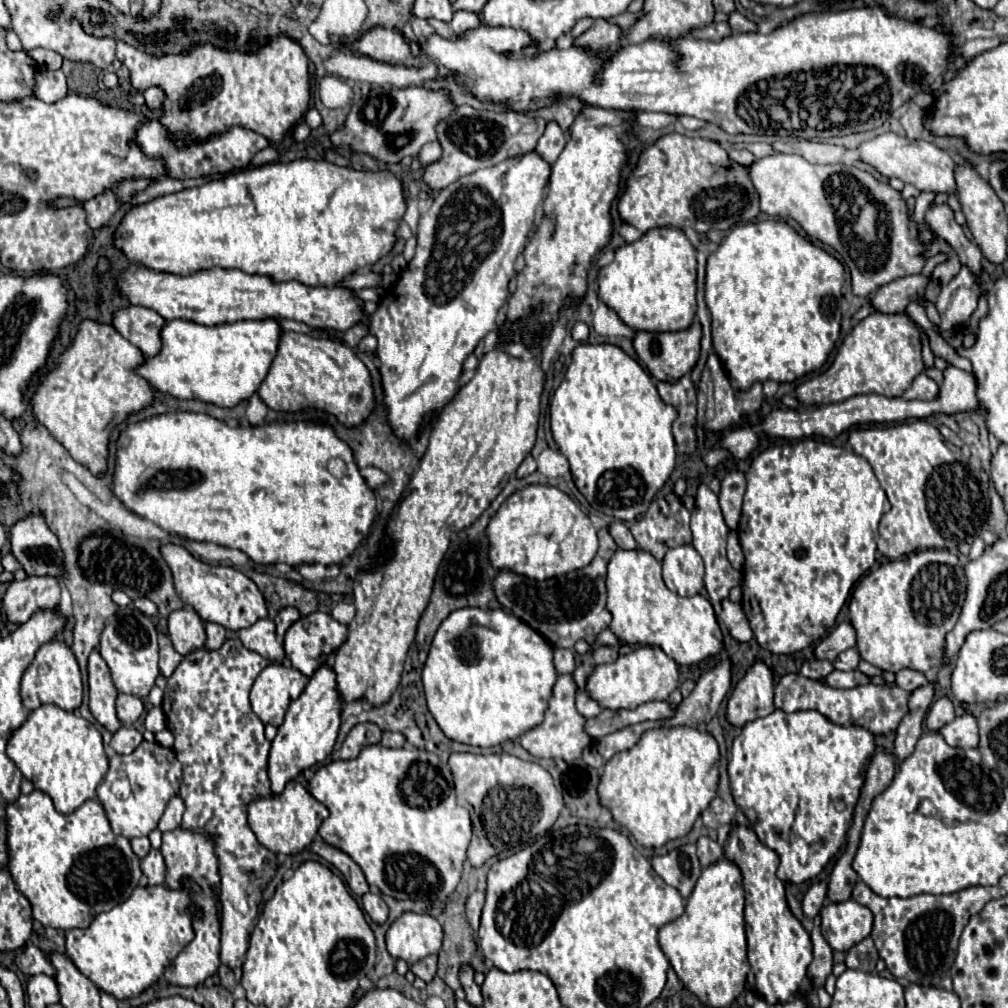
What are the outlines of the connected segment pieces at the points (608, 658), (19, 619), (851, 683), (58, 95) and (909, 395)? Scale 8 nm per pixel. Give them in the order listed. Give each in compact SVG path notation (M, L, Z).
M598 646L598 648L594 650L594 660L596 660L596 664L612 662L612 660L616 660L616 658L618 658L618 652L616 652L614 648L610 648L610 646Z
M32 576L26 578L24 582L12 582L2 598L2 610L6 614L6 618L10 622L14 622L16 626L28 622L36 610L56 610L56 606L60 604L60 584L58 580L52 578L40 578L40 576Z
M834 670L834 672L830 672L828 676L824 676L820 682L826 684L826 686L832 686L832 688L854 688L854 686L866 684L866 682L868 682L868 676L862 674L860 670L858 670L858 674L856 674L856 670L854 670L854 672Z
M40 68L36 74L36 92L34 96L40 98L42 102L58 102L68 94L68 84L66 76L62 70L46 70Z
M922 372L914 378L912 386L904 392L904 398L906 400L916 400L916 398L918 400L934 400L936 394L938 394L938 384Z

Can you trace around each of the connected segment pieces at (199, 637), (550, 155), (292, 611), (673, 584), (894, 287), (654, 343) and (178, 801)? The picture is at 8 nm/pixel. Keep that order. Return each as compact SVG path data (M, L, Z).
M184 606L180 610L174 610L168 616L168 634L170 634L174 648L182 656L188 656L194 650L200 650L206 642L204 622L192 606Z
M548 122L544 136L538 140L536 144L536 154L540 154L548 164L554 164L560 156L560 152L566 146L566 136L560 130L560 126L556 122Z
M294 606L282 608L282 610L278 612L278 616L274 618L274 622L276 622L276 634L280 636L280 640L284 638L286 630L290 628L290 624L294 624L298 618L300 618L300 612L298 612L298 608L294 608Z
M684 544L666 552L664 556L664 582L680 596L696 596L704 586L704 562L694 546Z
M922 274L916 276L906 276L900 280L894 280L886 286L882 286L870 300L876 312L882 314L902 314L904 308L914 300L924 294L926 288L926 278Z
M694 320L690 328L680 330L680 332L636 332L634 336L634 350L640 358L640 362L646 366L646 370L656 378L656 380L664 380L664 382L672 382L678 380L680 376L688 374L700 354L700 338L702 338L702 328L700 322Z
M176 794L176 796L172 796L172 800L170 800L168 806L166 806L166 812L164 812L164 816L160 818L158 830L160 830L160 832L168 832L168 830L178 828L180 822L182 822L182 814L184 814L184 802L182 802L182 798Z

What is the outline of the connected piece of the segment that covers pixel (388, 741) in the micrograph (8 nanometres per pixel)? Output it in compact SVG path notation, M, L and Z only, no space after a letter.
M384 732L380 744L390 746L390 748L402 748L406 744L406 736L400 732Z

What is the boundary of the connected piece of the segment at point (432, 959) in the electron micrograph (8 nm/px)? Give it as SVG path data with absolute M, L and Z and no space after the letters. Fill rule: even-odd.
M426 956L426 958L418 960L416 964L410 966L410 970L412 970L418 978L422 978L424 982L430 982L430 980L434 978L434 974L436 974L436 956Z

